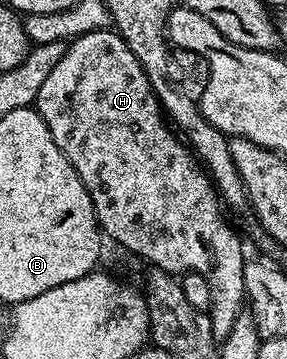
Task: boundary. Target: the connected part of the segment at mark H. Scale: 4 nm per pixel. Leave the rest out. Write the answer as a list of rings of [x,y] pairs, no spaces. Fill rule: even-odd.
[[[114,29],[89,32],[85,36],[74,39],[68,45],[65,56],[61,56],[61,61],[53,67],[53,72],[49,72],[49,76],[45,76],[45,80],[41,84],[41,92],[37,92],[33,106],[34,109],[38,110],[41,120],[45,120],[45,124],[53,136],[53,144],[57,144],[57,148],[61,148],[61,152],[69,160],[69,164],[73,164],[77,176],[81,176],[81,184],[85,184],[85,188],[93,200],[93,208],[95,209],[95,214],[99,217],[102,233],[108,239],[111,237],[113,241],[120,242],[125,249],[132,250],[135,254],[140,254],[145,261],[151,262],[147,264],[150,264],[156,270],[163,270],[167,274],[176,276],[184,274],[205,276],[205,284],[209,284],[209,292],[211,293],[211,308],[209,311],[211,331],[217,340],[227,339],[233,324],[237,321],[245,306],[245,278],[243,276],[245,255],[243,255],[243,242],[235,235],[234,228],[227,223],[226,216],[228,217],[228,215],[221,205],[217,187],[209,177],[207,170],[200,165],[195,154],[180,141],[176,131],[169,125],[168,119],[163,113],[163,108],[160,106],[159,100],[155,97],[153,88],[145,76],[143,66],[137,60],[137,56],[133,56],[129,44],[125,44],[125,40]]]

